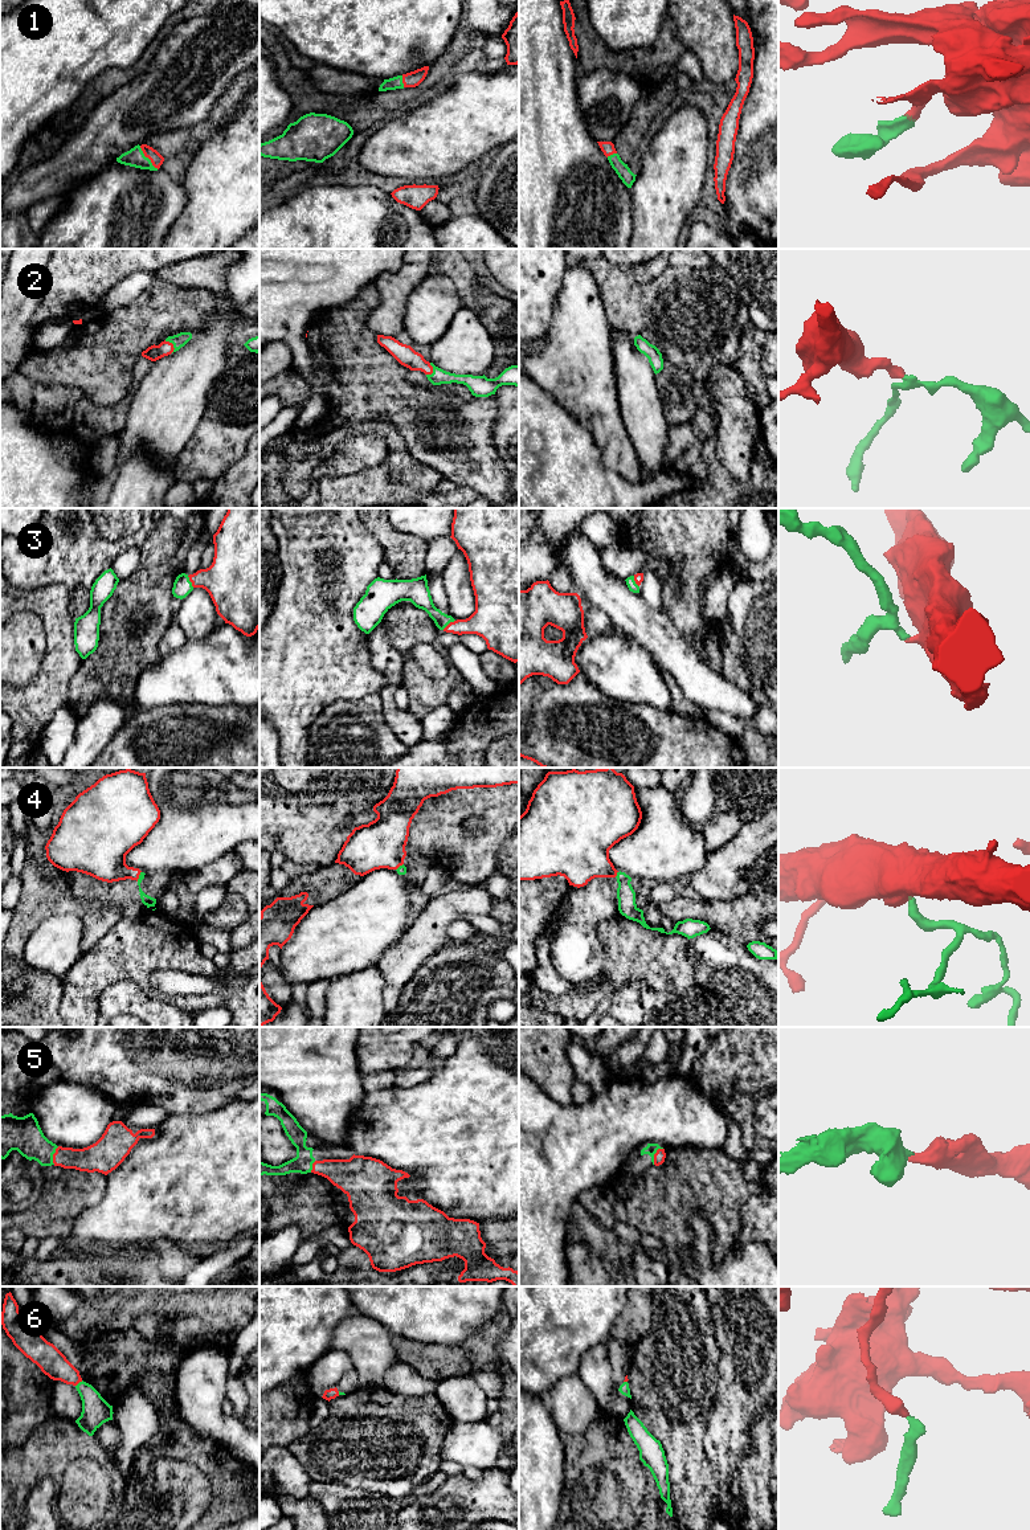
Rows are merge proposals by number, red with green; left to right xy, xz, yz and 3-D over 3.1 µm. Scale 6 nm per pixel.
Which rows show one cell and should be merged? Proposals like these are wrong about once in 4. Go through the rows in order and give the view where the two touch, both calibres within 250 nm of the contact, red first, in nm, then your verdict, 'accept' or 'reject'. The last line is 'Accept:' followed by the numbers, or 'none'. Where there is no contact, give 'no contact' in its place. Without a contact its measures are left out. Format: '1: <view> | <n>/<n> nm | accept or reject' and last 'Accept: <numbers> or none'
1: xy | 80/110 nm | accept
2: xy | 90/90 nm | accept
3: xz | 220/130 nm | accept
4: xy | 280/70 nm | accept
5: yz | 70/70 nm | accept
6: xy | 160/170 nm | accept
Accept: 1, 2, 3, 4, 5, 6

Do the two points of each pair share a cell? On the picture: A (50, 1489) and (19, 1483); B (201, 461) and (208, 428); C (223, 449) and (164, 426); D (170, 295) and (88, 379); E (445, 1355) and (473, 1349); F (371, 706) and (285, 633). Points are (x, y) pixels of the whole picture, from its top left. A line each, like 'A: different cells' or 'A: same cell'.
A: different cells
B: same cell
C: different cells
D: same cell
E: same cell
F: different cells

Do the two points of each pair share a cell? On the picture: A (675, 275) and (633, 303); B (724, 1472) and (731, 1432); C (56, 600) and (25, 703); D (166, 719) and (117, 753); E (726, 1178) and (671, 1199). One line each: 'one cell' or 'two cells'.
A: one cell
B: one cell
C: one cell
D: one cell
E: one cell

